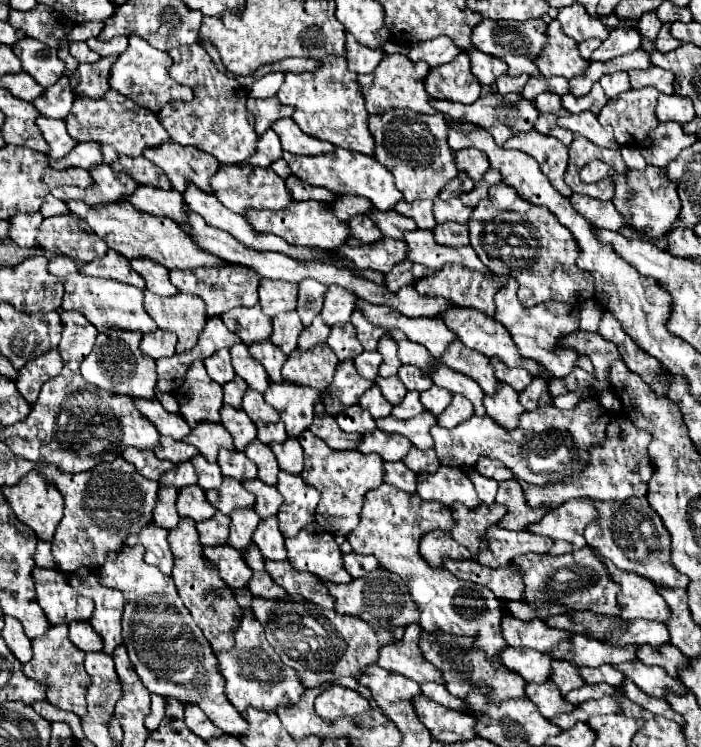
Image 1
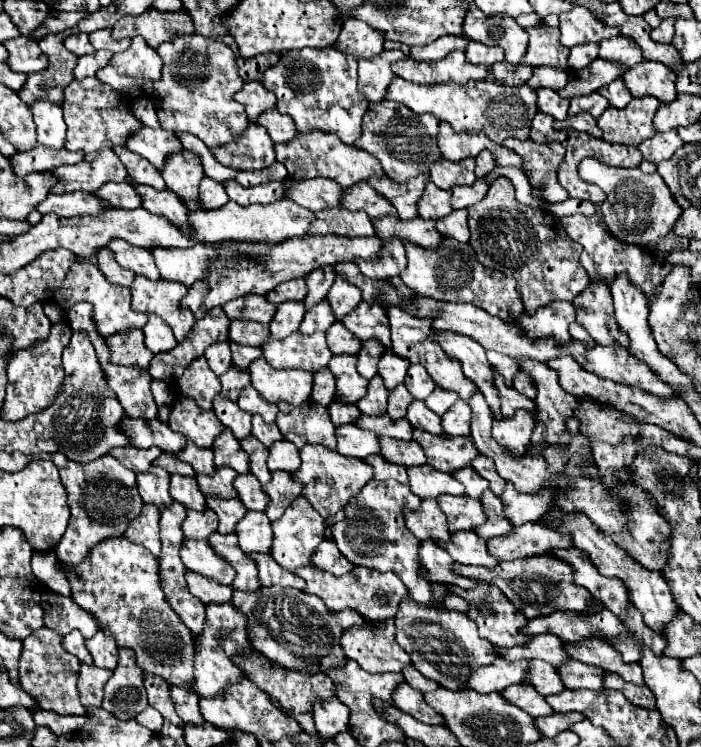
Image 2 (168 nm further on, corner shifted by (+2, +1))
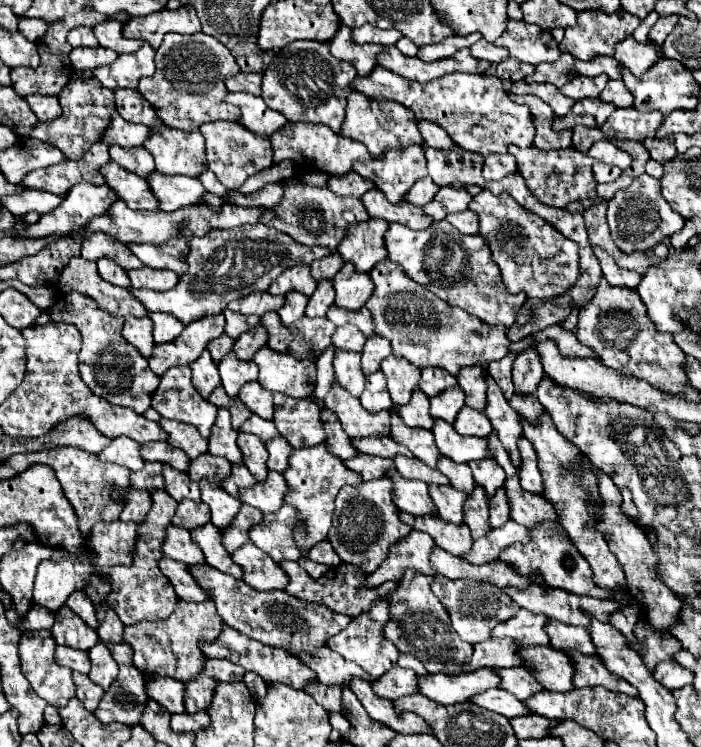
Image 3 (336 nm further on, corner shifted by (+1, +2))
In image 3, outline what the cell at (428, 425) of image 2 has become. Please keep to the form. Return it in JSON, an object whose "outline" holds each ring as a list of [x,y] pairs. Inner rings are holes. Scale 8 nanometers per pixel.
{"outline":[[[434,420],[432,434],[436,438],[436,446],[442,456],[448,456],[454,462],[470,462],[480,458],[492,458],[492,452],[488,450],[486,438],[470,438],[470,436],[458,436],[452,424],[446,424],[444,420]]]}

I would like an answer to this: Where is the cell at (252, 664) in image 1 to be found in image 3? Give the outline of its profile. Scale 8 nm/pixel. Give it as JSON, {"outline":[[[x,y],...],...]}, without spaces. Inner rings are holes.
{"outline":[[[178,600],[174,612],[166,620],[142,620],[138,624],[124,626],[124,642],[132,648],[132,664],[140,672],[154,672],[162,676],[176,678],[180,682],[192,680],[202,668],[202,650],[198,648],[198,640],[216,640],[218,632],[222,632],[224,620],[218,616],[214,604],[210,600],[204,602],[186,602]]]}

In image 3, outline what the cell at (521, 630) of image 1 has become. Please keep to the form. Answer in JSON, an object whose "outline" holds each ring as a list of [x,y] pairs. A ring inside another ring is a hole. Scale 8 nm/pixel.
{"outline":[[[434,576],[430,590],[446,608],[458,636],[470,644],[490,638],[490,630],[498,622],[512,618],[520,610],[518,604],[514,604],[514,600],[510,600],[510,596],[506,596],[500,588],[478,580],[446,580],[444,576]]]}

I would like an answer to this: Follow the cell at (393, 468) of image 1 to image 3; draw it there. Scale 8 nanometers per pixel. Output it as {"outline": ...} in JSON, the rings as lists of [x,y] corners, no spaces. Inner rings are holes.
{"outline":[[[360,454],[360,456],[354,456],[350,460],[342,460],[342,464],[360,474],[362,480],[374,480],[374,478],[382,478],[386,476],[386,468],[392,468],[394,462],[392,460],[382,460],[378,456],[370,456],[370,454]]]}

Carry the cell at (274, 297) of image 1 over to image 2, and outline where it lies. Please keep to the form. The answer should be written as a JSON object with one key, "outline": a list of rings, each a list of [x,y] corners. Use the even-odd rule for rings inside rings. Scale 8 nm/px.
{"outline":[[[303,279],[285,281],[265,295],[265,299],[273,305],[279,305],[285,301],[303,301],[303,297],[305,297],[305,281]]]}

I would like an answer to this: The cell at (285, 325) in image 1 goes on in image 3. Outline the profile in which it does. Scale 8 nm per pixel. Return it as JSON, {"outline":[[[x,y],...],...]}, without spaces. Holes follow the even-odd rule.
{"outline":[[[288,292],[284,306],[278,310],[282,322],[288,326],[294,320],[302,318],[304,310],[306,310],[306,304],[308,304],[308,298],[304,294],[300,294],[300,292]]]}

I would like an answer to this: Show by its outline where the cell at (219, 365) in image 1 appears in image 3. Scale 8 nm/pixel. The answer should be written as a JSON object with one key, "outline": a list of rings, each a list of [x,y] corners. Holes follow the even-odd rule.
{"outline":[[[222,334],[222,336],[218,336],[216,340],[210,340],[208,350],[210,350],[214,362],[220,362],[222,356],[232,350],[232,346],[234,346],[234,340],[232,340],[228,334]]]}

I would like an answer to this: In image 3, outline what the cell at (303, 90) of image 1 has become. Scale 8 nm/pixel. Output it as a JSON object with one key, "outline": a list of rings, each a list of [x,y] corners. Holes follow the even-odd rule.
{"outline":[[[294,42],[276,52],[262,76],[262,98],[290,122],[316,122],[340,132],[346,114],[346,96],[352,92],[350,82],[356,78],[354,66],[330,56],[328,42]]]}

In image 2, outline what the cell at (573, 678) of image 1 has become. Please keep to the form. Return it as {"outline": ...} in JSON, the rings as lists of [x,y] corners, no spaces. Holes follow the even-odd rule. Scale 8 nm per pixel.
{"outline":[[[533,659],[529,667],[529,683],[533,683],[541,695],[557,695],[565,689],[561,677],[557,675],[557,669],[547,661]]]}

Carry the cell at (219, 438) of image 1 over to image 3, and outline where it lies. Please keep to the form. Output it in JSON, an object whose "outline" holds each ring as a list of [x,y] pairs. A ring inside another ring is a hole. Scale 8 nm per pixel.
{"outline":[[[172,366],[160,376],[160,386],[152,396],[152,408],[164,418],[196,426],[202,436],[210,436],[216,420],[216,406],[206,402],[192,386],[192,372],[188,366]]]}

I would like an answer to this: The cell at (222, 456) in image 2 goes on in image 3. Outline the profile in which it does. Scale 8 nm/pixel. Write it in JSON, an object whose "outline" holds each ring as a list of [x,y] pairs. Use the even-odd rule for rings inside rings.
{"outline":[[[220,408],[216,422],[212,426],[210,438],[208,438],[208,452],[214,456],[226,458],[232,464],[242,462],[242,452],[238,452],[236,436],[238,436],[238,432],[234,432],[234,428],[230,424],[230,414],[226,412],[226,408]]]}

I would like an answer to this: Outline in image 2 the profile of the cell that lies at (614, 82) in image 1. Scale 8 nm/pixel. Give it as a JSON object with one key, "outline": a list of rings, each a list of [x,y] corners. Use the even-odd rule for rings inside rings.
{"outline":[[[617,79],[617,81],[601,87],[599,93],[601,93],[613,107],[625,107],[625,105],[629,105],[629,101],[631,101],[631,93],[629,93],[629,89],[625,87],[623,79]]]}

